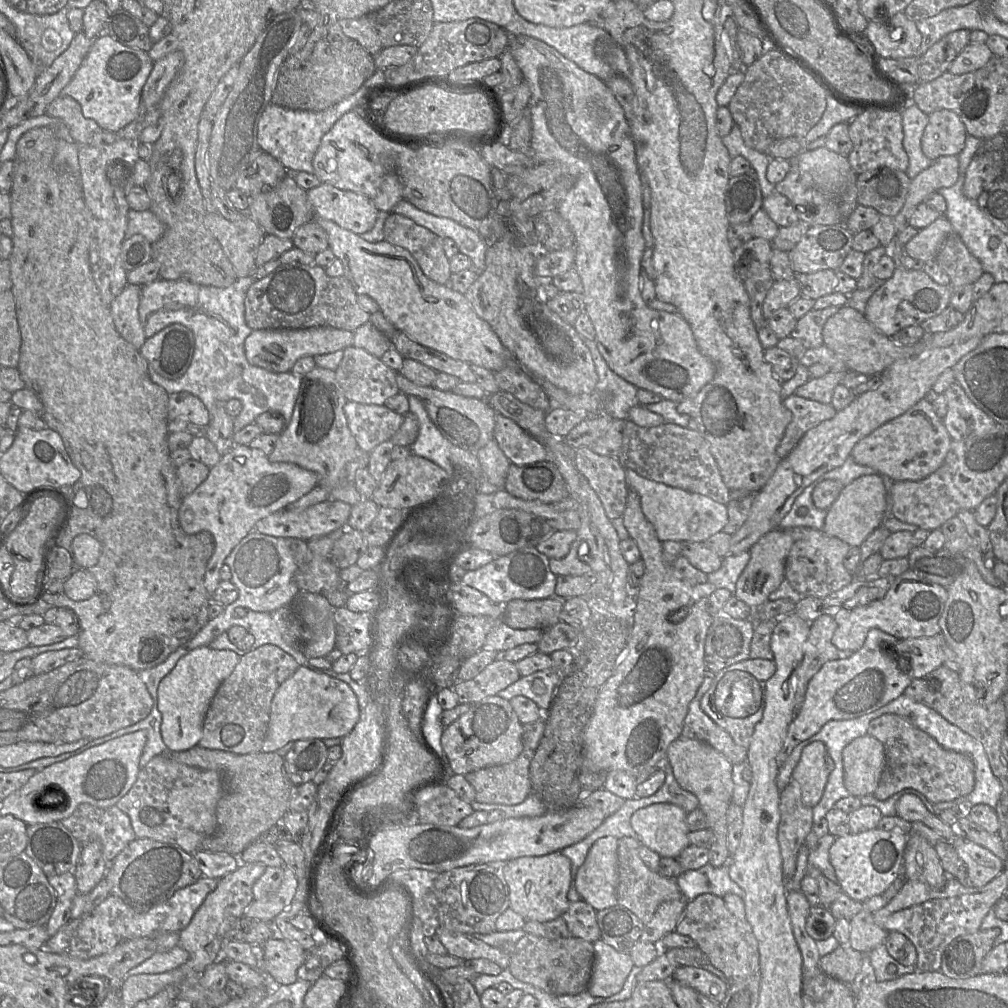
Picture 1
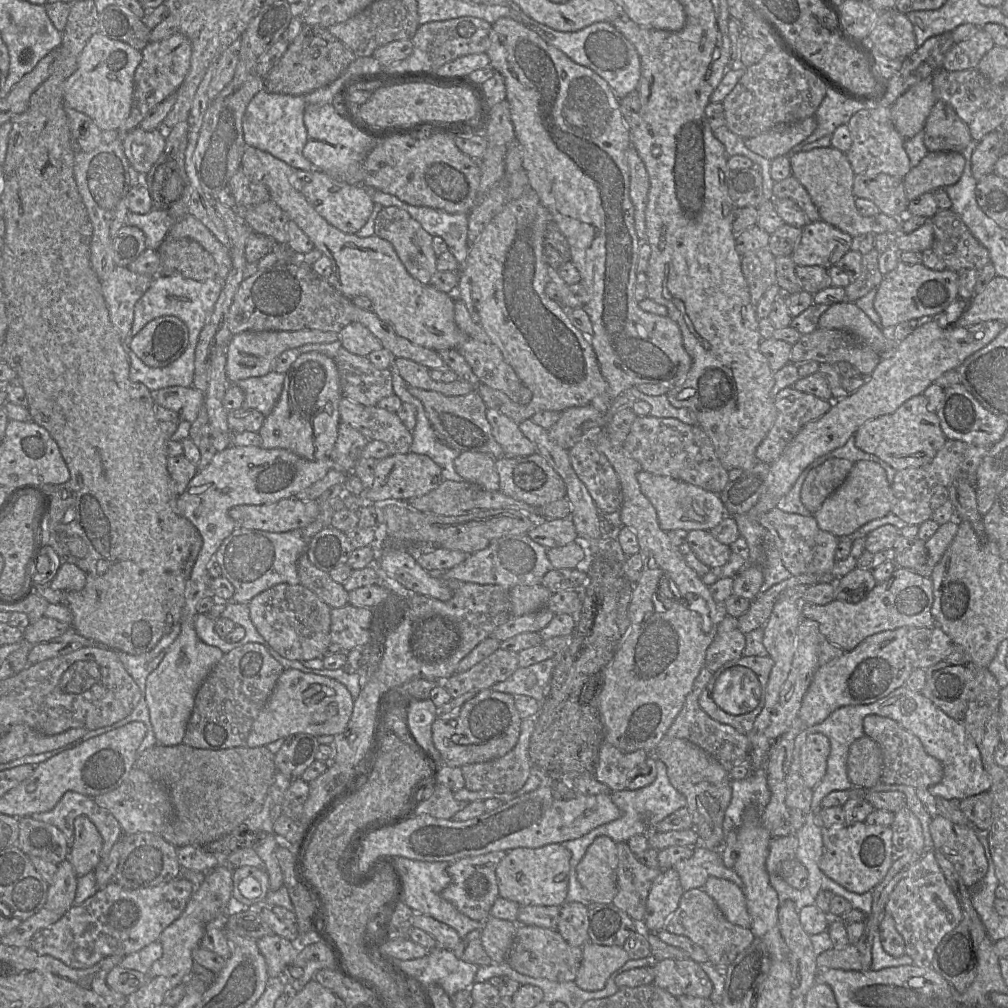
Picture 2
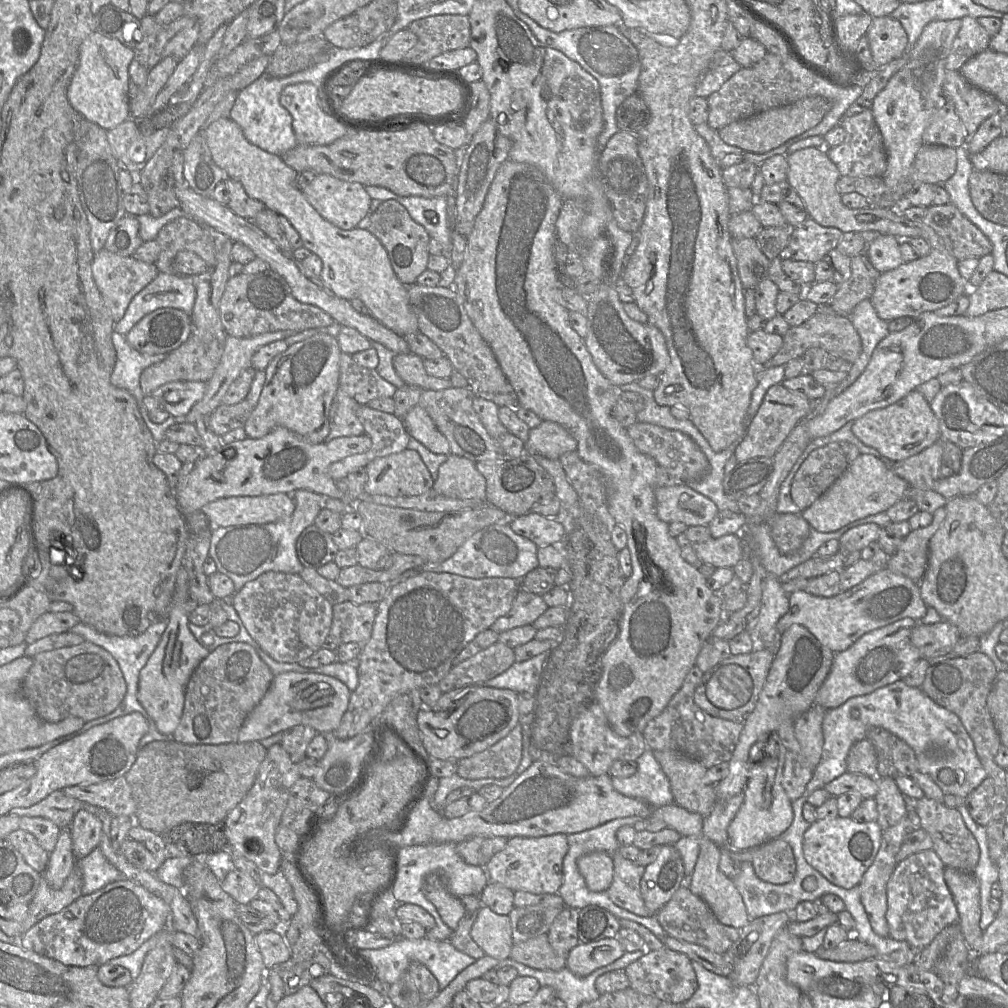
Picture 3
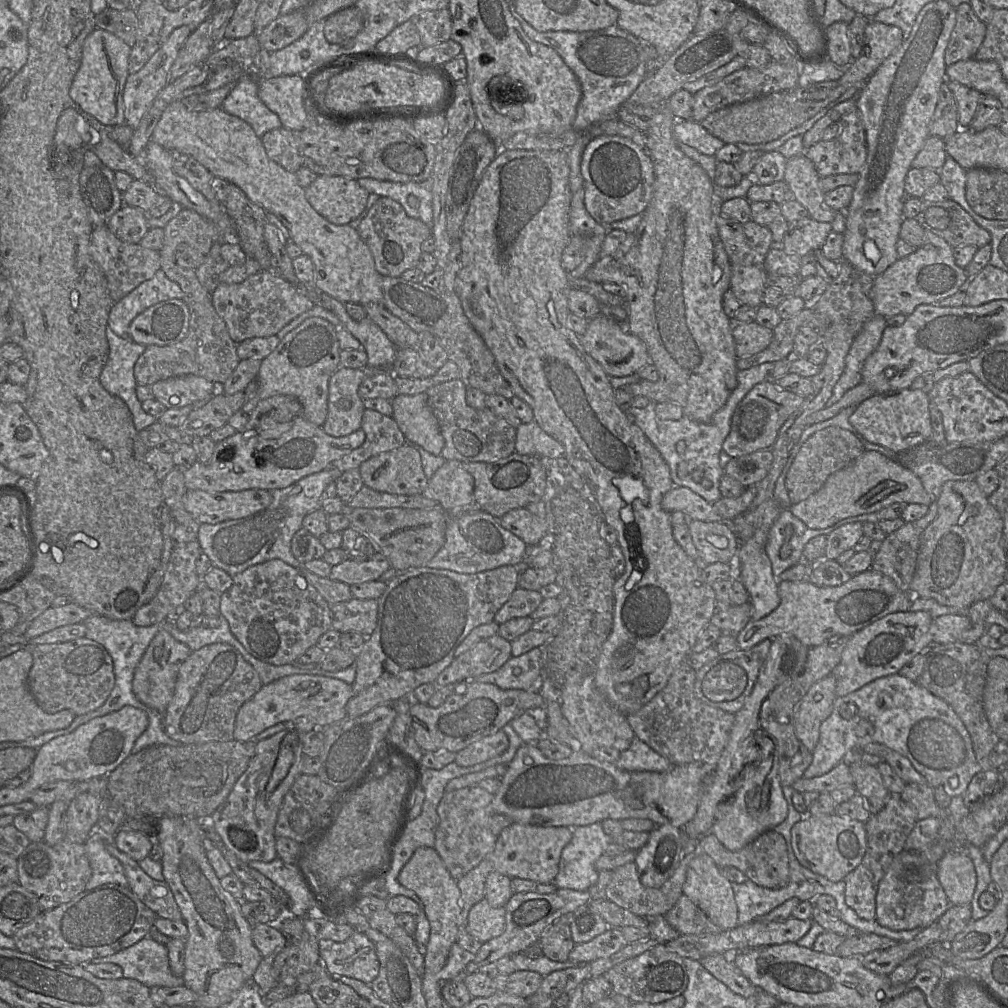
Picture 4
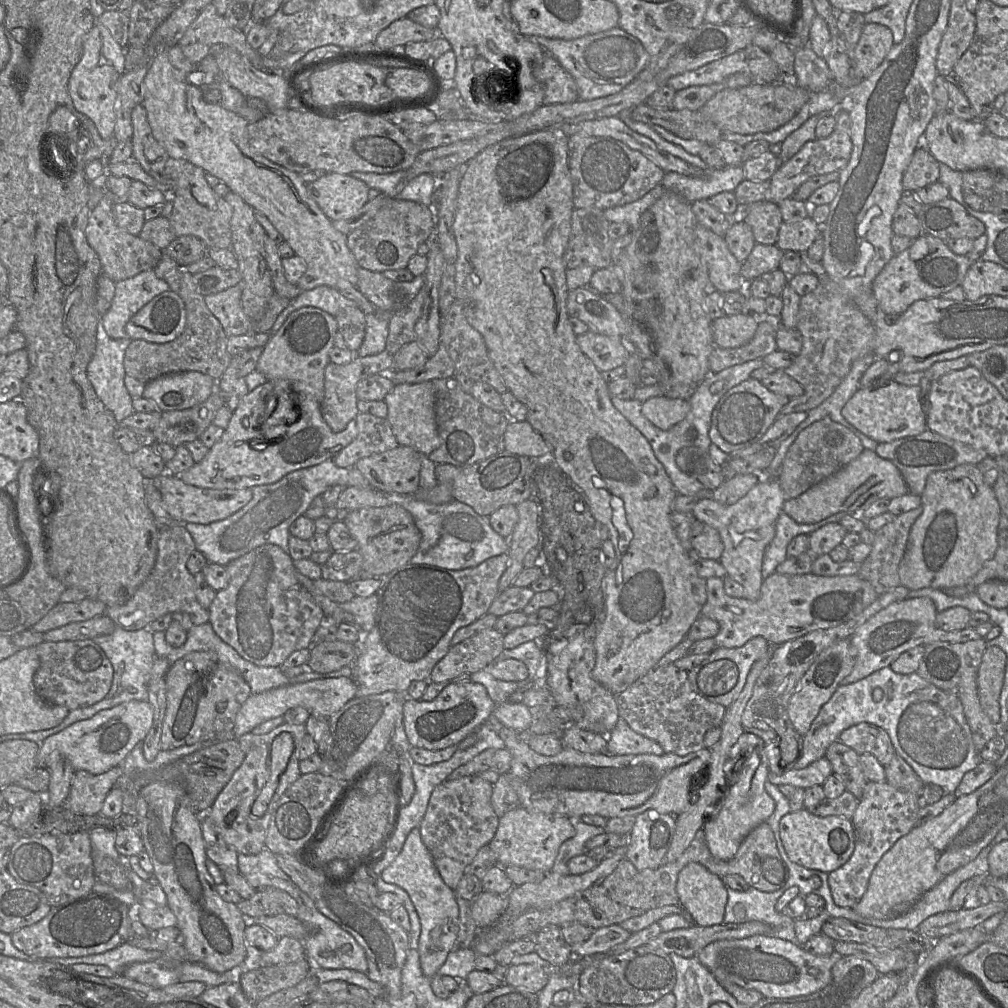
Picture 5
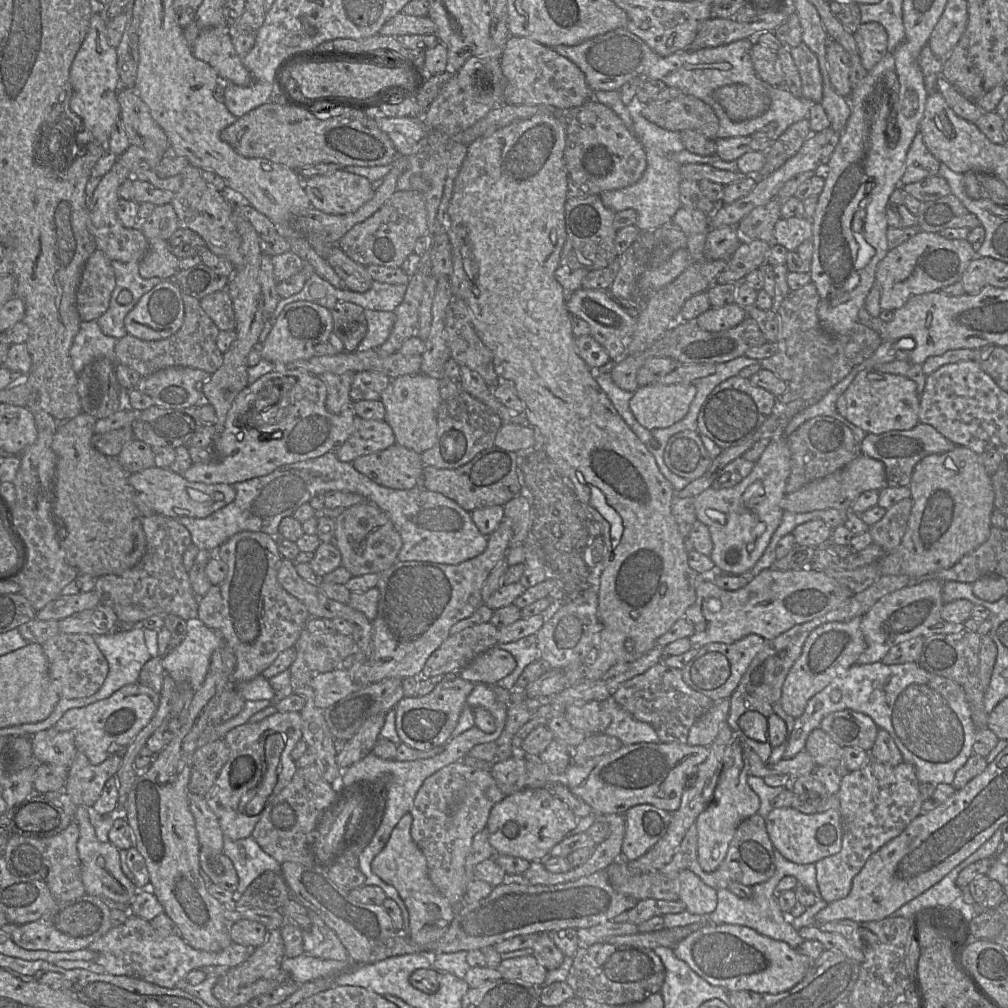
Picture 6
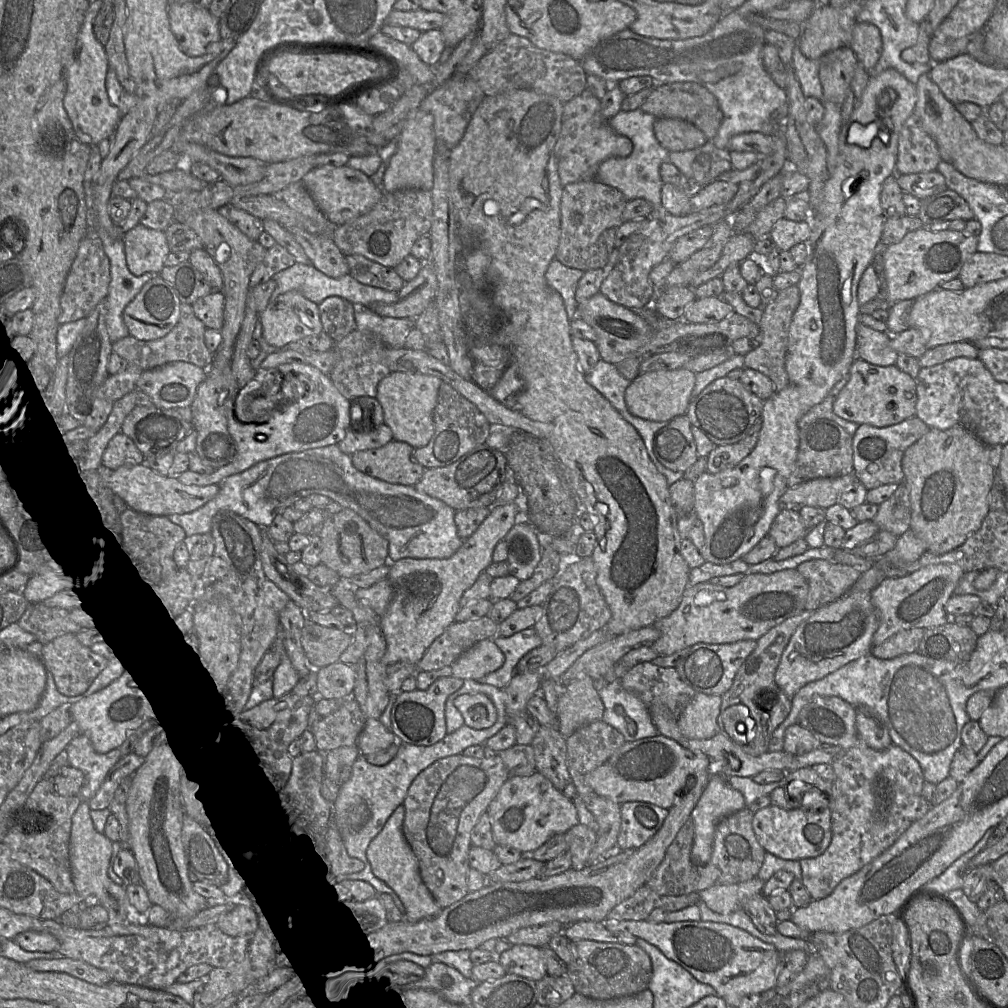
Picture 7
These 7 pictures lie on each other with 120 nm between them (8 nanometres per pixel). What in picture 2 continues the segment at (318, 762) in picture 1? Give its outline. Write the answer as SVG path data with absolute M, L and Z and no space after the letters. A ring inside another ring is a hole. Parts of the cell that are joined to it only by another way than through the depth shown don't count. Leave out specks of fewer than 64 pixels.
M295 734L284 739L280 750L274 754L277 771L291 781L301 778L304 771L316 760L320 743L309 734Z

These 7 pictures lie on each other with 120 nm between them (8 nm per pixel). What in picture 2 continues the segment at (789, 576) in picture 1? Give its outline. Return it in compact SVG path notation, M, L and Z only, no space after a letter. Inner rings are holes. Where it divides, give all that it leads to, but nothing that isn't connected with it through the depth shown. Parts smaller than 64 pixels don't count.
M778 507L770 510L758 520L766 529L769 541L776 547L785 568L792 575L830 575L836 563L835 551L840 538L819 528L814 516L786 513Z

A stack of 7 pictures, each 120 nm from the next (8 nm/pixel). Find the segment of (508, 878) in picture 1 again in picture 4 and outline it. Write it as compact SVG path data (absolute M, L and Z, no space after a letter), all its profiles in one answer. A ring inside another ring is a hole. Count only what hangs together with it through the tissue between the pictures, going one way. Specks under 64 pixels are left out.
M513 822L497 836L495 847L487 859L491 861L495 871L509 878L522 878L533 880L541 884L553 884L559 870L562 850L571 841L572 835L572 829L565 826L542 827Z

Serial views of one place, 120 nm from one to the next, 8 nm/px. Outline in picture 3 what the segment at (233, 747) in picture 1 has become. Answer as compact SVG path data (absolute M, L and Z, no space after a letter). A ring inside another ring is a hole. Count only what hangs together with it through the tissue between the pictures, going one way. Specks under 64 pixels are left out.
M233 642L218 646L193 671L185 690L181 720L171 738L183 744L236 743L242 724L273 678L271 669L251 645Z

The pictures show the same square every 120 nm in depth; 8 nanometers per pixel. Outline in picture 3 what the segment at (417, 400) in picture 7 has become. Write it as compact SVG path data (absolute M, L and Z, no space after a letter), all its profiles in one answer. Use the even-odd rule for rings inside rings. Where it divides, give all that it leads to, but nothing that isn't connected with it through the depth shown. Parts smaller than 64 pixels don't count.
M418 404L402 419L408 434L435 454L450 454L445 436L437 429L427 412Z

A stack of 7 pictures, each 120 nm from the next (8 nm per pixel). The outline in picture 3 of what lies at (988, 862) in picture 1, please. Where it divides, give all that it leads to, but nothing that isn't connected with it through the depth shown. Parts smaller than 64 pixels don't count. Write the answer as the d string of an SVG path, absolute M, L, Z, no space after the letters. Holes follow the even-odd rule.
M922 797L912 800L911 809L914 809L919 817L919 826L925 830L933 842L933 850L941 862L950 868L973 873L979 860L979 846L966 827L961 814L956 809L946 807L943 803Z

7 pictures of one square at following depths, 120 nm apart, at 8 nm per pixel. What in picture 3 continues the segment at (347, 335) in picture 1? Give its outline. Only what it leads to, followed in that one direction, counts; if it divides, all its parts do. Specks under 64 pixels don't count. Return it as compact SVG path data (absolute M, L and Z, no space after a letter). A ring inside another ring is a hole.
M277 331L277 332L267 332L260 335L237 338L233 336L228 336L225 342L224 350L220 361L216 367L216 370L212 377L207 381L207 388L203 398L197 402L186 416L182 419L177 419L178 421L187 422L195 424L199 419L206 419L206 417L214 411L222 403L222 398L227 392L230 384L240 375L240 373L246 368L251 366L251 358L253 354L262 346L269 344L277 340L285 340L286 338L292 336L295 332L299 331Z

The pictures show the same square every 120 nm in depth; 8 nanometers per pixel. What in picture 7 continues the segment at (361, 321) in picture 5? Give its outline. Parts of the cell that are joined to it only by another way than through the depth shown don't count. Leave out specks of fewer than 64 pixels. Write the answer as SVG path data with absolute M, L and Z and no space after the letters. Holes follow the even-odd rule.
M330 296L318 304L323 332L335 342L357 329L354 305L341 297Z

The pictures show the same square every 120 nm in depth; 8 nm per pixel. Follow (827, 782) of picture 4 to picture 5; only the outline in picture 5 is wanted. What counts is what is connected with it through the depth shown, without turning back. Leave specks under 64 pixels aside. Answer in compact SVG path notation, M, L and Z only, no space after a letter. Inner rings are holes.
M823 757L803 769L792 769L782 774L769 771L767 778L770 783L777 786L788 784L807 789L816 785L822 786L830 775L833 775L831 763Z

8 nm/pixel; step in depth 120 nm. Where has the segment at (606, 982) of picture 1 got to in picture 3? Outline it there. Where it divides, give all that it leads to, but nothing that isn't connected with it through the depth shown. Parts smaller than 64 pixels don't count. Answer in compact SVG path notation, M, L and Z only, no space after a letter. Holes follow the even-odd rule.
M618 937L579 943L566 956L566 967L575 975L585 977L619 959L625 950Z

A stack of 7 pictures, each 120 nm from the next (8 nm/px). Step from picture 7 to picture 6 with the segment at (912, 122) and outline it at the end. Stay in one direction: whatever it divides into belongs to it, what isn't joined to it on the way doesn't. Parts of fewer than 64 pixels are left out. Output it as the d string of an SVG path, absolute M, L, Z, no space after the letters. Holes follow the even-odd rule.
M918 131L907 152L905 171L900 186L938 175L939 165L940 162L929 151L922 133Z

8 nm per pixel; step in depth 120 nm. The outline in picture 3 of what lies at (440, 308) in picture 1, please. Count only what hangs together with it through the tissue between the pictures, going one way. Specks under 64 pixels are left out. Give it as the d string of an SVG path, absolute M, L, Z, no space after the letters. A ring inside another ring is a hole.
M220 118L205 125L200 134L206 143L213 162L225 171L227 177L240 182L250 198L262 202L266 209L285 217L298 232L303 247L321 259L322 271L319 278L330 291L337 297L347 301L352 299L361 300L371 317L401 337L419 332L417 318L409 306L407 286L403 285L396 277L385 248L375 236L367 230L357 227L351 230L342 230L324 220L308 203L302 192L294 186L296 171L287 166L280 156L251 144L245 138L239 125L231 118Z

